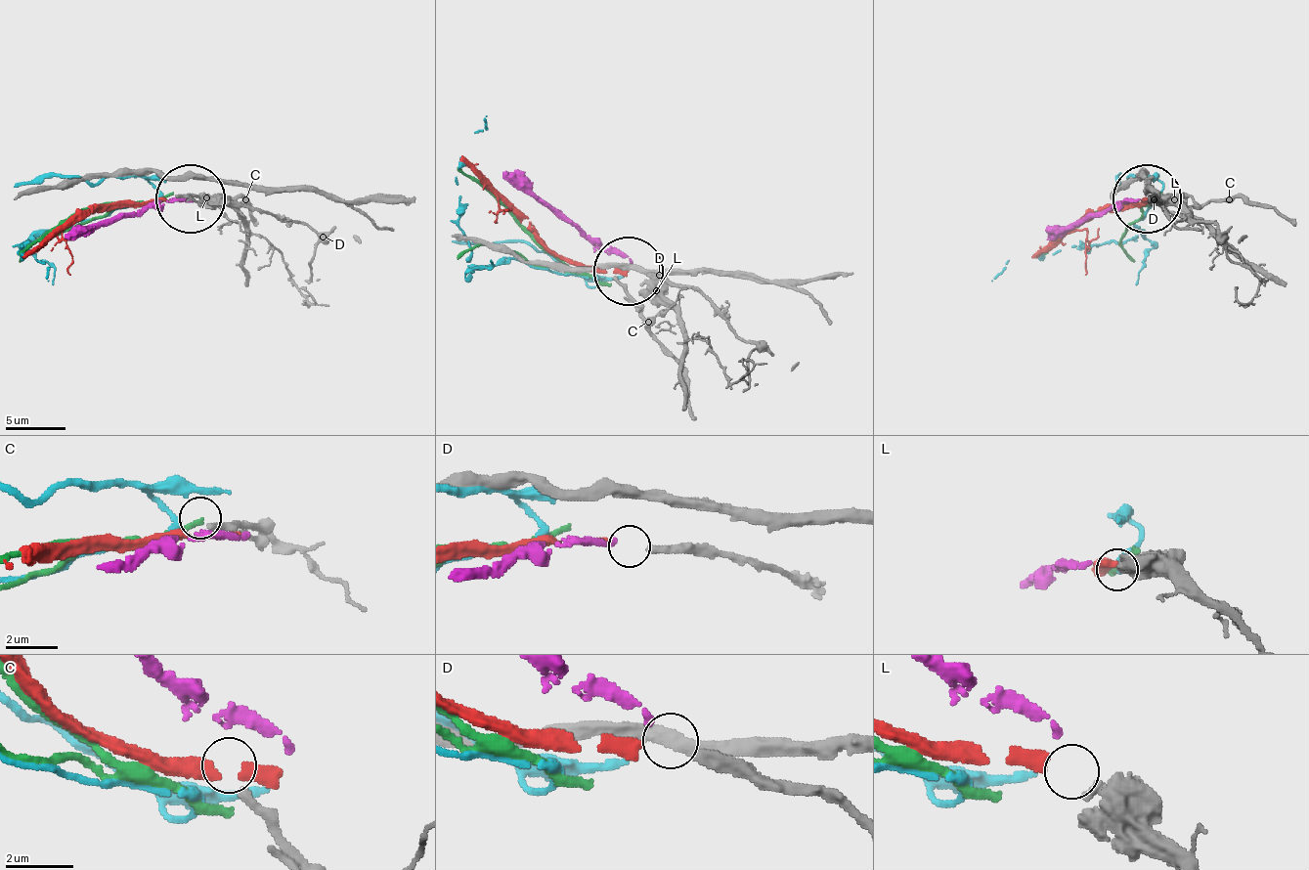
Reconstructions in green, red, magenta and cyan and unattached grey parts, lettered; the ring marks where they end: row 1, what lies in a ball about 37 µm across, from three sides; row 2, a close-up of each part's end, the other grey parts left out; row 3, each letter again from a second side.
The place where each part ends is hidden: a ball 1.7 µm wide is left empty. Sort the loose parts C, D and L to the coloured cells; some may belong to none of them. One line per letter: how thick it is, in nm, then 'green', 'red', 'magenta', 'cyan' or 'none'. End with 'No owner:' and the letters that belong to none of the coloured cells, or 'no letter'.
C: calibre 280 nm; none
D: calibre 320 nm; magenta
L: calibre 600 nm; red
No owner: C

